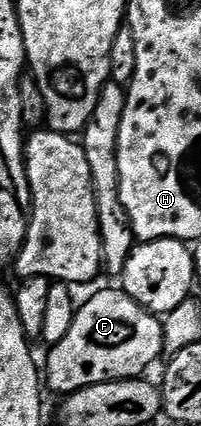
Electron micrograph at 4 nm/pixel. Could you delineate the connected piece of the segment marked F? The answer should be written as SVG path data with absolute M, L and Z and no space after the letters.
M102 290L78 306L78 314L72 320L72 328L68 328L68 336L64 336L64 340L60 340L55 346L49 347L48 353L50 355L46 358L46 370L44 366L44 382L47 387L50 385L58 396L75 394L77 390L83 390L92 384L142 378L145 370L158 357L163 357L162 322L159 315L152 314L140 304L136 304L136 300L128 297L125 290Z

